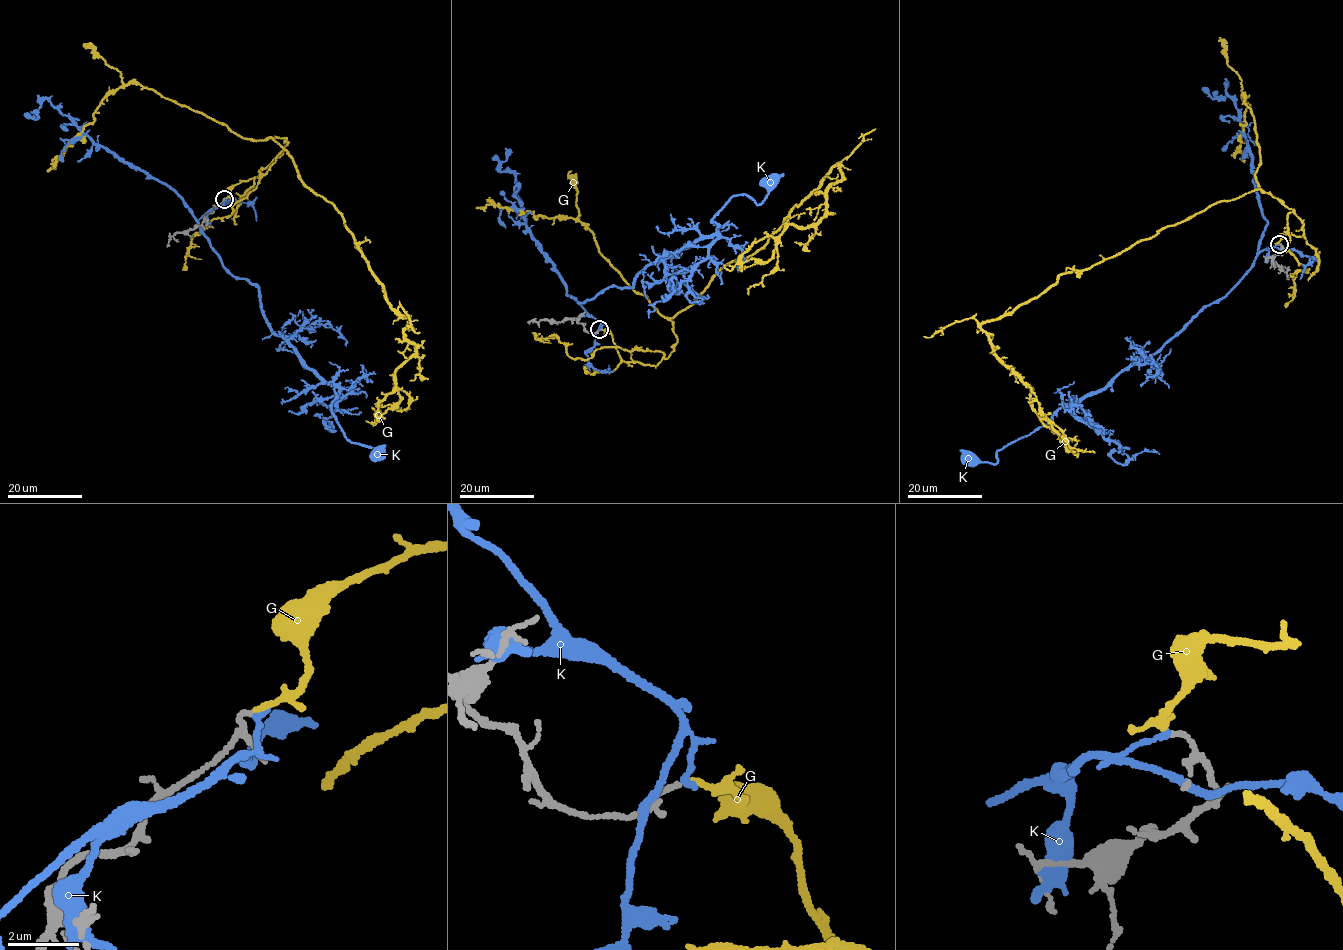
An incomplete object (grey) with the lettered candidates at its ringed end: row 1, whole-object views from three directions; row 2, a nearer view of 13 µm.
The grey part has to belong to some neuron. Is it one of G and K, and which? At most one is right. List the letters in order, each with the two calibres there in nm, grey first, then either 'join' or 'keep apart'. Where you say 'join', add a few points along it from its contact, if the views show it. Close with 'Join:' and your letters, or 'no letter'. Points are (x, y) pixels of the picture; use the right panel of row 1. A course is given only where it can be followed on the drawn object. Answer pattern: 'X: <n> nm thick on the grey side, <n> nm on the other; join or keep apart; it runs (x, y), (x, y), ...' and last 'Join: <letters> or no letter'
G: 130 nm thick on the grey side, 150 nm on the other; join; it runs (1278, 244), (1302, 237), (1303, 224), (1251, 190), (1063, 273), (981, 325), (1042, 423), (1077, 450)
K: 130 nm thick on the grey side, 170 nm on the other; keep apart
Join: G

